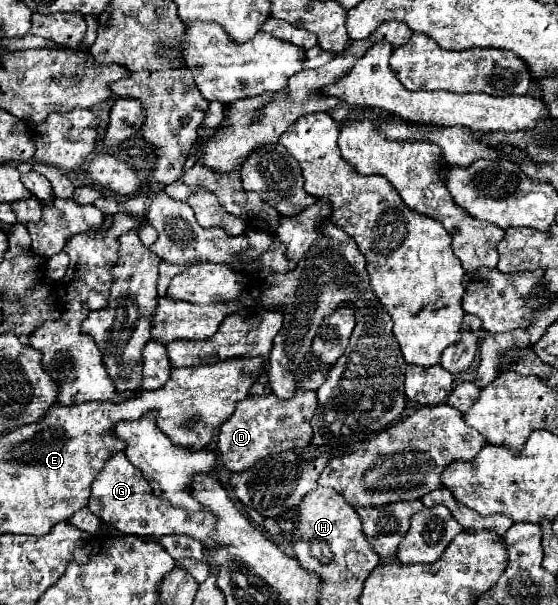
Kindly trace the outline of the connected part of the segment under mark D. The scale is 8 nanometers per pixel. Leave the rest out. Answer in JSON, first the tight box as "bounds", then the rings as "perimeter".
{"bounds":[218,391,318,473],"perimeter":[[[296,391],[292,399],[278,399],[274,393],[268,393],[268,395],[250,395],[246,399],[242,399],[236,405],[232,417],[228,421],[224,421],[222,427],[220,427],[220,435],[218,435],[218,451],[220,451],[218,459],[220,459],[220,463],[226,469],[230,469],[230,471],[240,473],[246,467],[254,465],[256,459],[262,459],[262,457],[266,457],[270,453],[288,451],[288,449],[298,451],[300,447],[306,447],[312,441],[310,419],[314,417],[316,407],[318,407],[318,399],[316,399],[314,391]]]}

